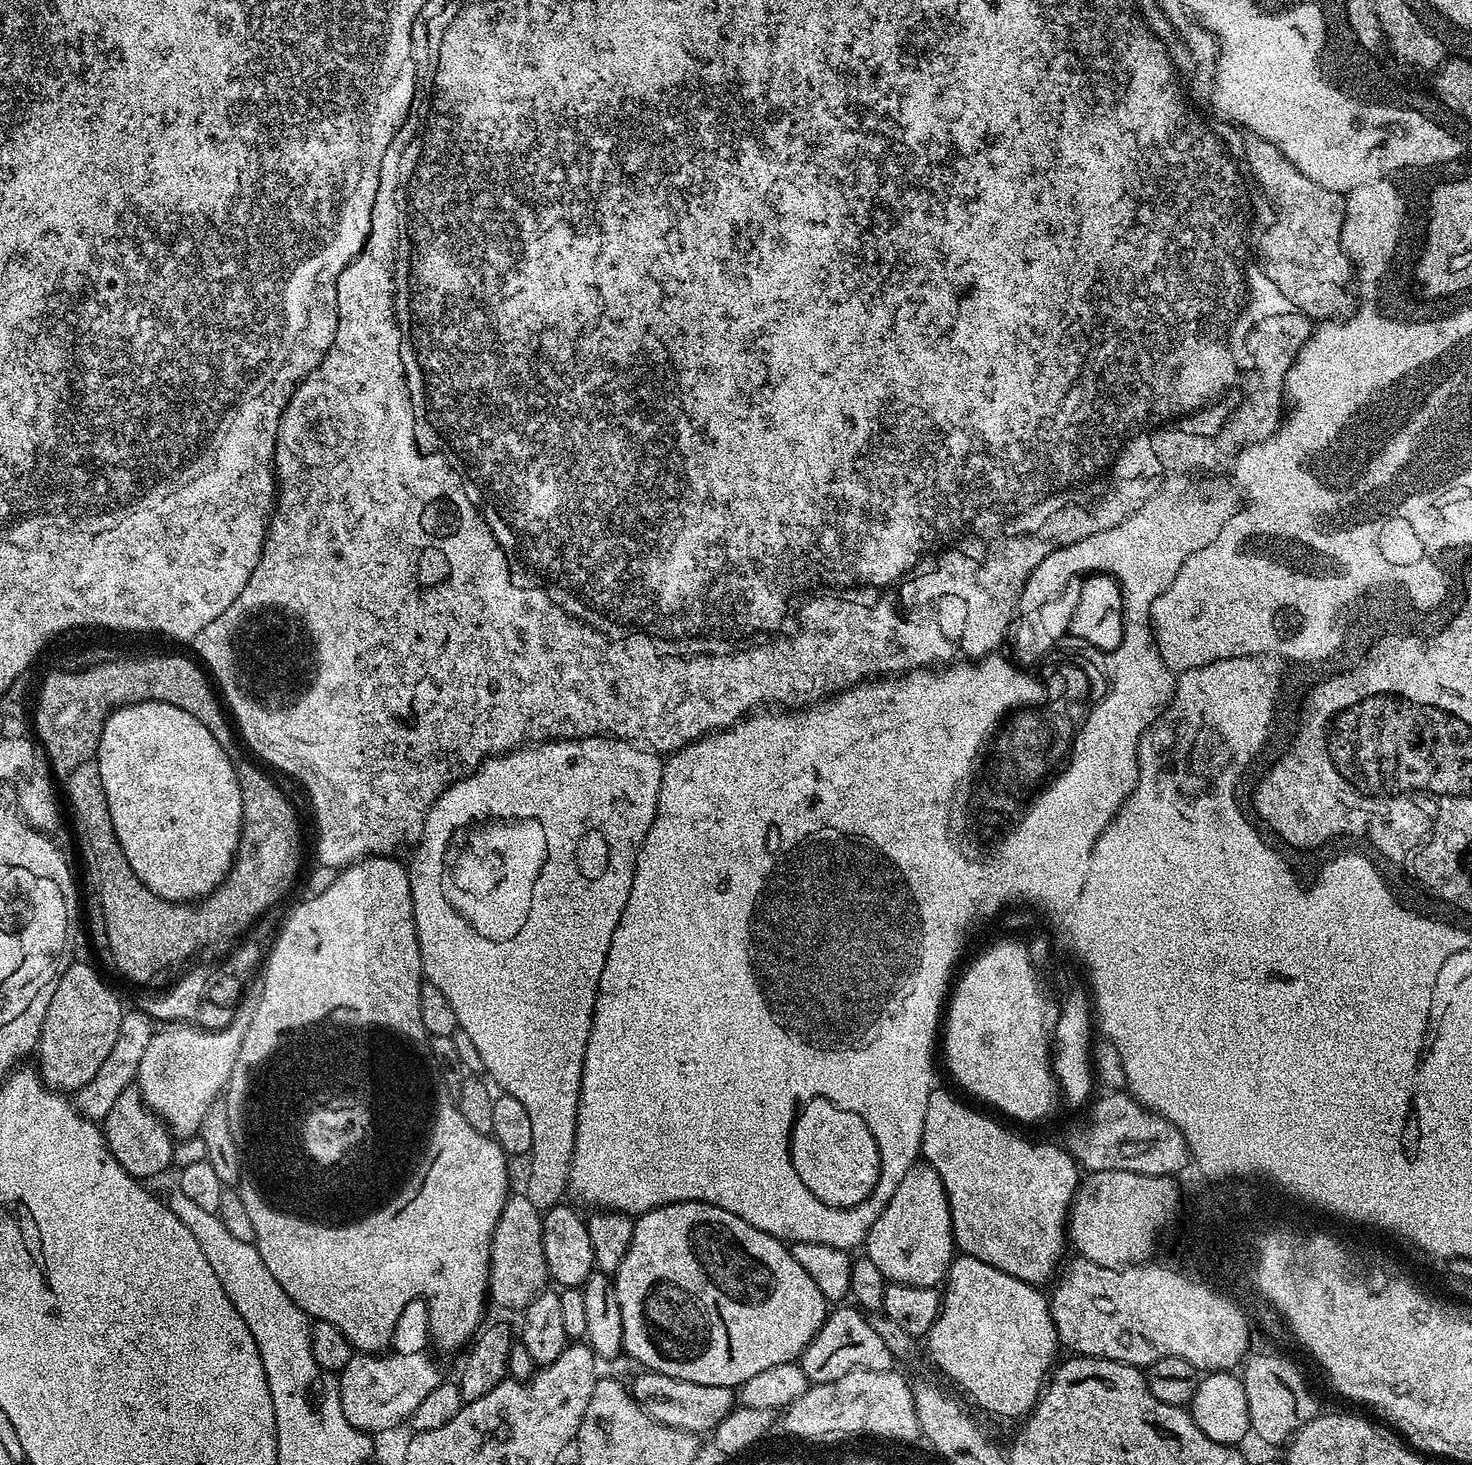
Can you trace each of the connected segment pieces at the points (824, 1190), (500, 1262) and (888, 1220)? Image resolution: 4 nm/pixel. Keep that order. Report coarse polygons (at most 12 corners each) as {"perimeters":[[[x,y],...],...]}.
{"perimeters":[[[809,1123],[791,1141],[798,1178],[820,1202],[855,1208],[879,1165],[864,1125]],[[504,1201],[488,1246],[488,1296],[524,1308],[549,1283],[541,1209]],[[917,1162],[868,1232],[885,1281],[936,1288],[954,1259],[948,1195]]]}

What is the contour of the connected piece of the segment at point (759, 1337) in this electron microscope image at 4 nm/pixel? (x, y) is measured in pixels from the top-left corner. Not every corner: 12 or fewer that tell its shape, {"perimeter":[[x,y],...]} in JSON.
{"perimeter":[[700,1200],[635,1217],[623,1351],[733,1390],[830,1311],[785,1241]]}

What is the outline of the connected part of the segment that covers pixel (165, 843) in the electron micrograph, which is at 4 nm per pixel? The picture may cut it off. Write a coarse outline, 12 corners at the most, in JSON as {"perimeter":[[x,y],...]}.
{"perimeter":[[162,701],[94,749],[125,860],[196,902],[232,870],[233,757]]}

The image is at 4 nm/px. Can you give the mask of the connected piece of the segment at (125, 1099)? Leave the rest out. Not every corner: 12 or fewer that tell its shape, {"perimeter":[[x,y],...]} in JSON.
{"perimeter":[[123,1092],[103,1121],[106,1143],[131,1176],[172,1164],[173,1133]]}

